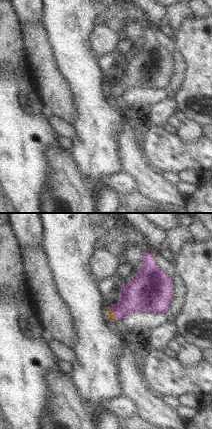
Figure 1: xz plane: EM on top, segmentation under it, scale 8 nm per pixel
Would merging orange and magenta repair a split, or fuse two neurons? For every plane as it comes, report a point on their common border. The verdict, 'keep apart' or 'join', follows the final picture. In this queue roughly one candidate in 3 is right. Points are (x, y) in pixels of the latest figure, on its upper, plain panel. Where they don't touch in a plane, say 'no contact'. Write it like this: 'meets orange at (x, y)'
meets orange at (113, 89)

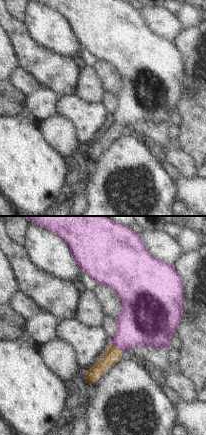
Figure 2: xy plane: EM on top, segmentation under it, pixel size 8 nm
meets orange at (115, 122)

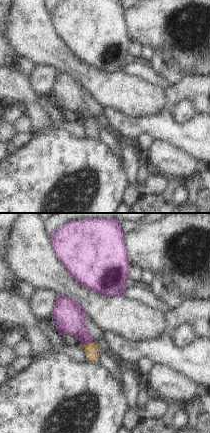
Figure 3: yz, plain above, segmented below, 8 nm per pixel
meets orange at (88, 119)

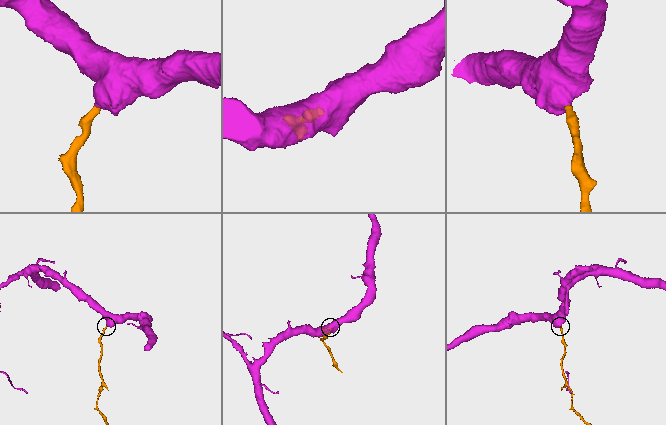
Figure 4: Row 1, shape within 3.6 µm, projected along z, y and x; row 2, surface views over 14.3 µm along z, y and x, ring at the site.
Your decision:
join

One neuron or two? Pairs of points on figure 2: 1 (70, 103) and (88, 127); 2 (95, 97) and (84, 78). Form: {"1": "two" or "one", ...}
{"1": "one", "2": "one"}

